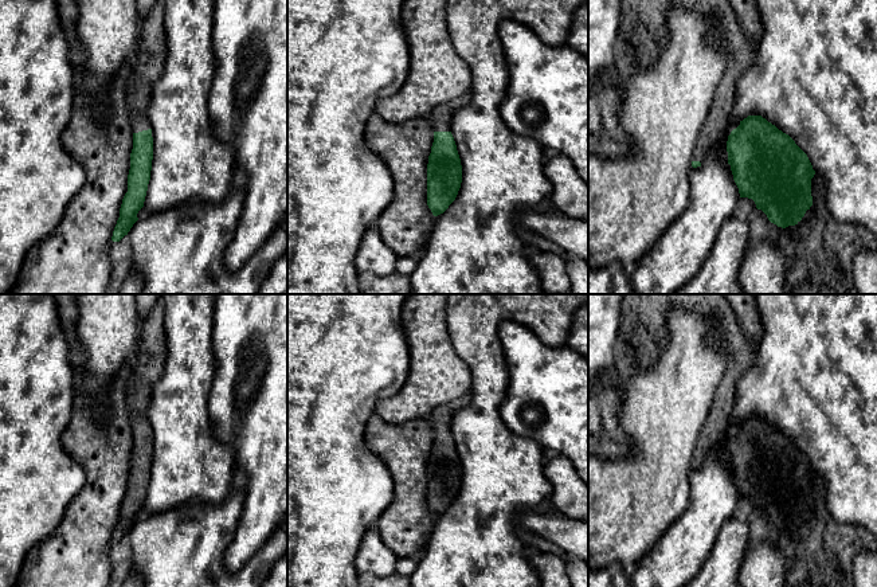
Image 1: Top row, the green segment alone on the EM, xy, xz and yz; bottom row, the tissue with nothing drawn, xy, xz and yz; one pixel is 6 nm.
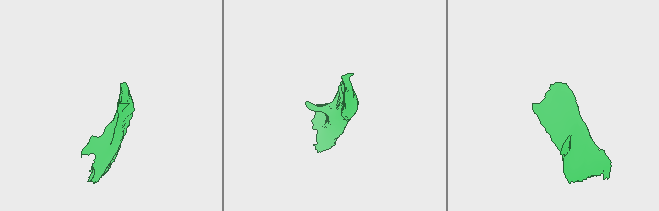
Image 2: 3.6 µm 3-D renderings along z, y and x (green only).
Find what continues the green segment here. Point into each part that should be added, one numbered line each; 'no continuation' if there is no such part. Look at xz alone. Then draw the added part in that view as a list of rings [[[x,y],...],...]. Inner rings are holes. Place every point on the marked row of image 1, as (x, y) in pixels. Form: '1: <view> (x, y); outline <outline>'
1: xz (441, 117); outline [[[470,93],[449,101],[446,103],[441,103],[435,107],[431,114],[427,117],[431,122],[434,132],[451,132],[451,118],[455,111],[465,107],[470,102]]]

